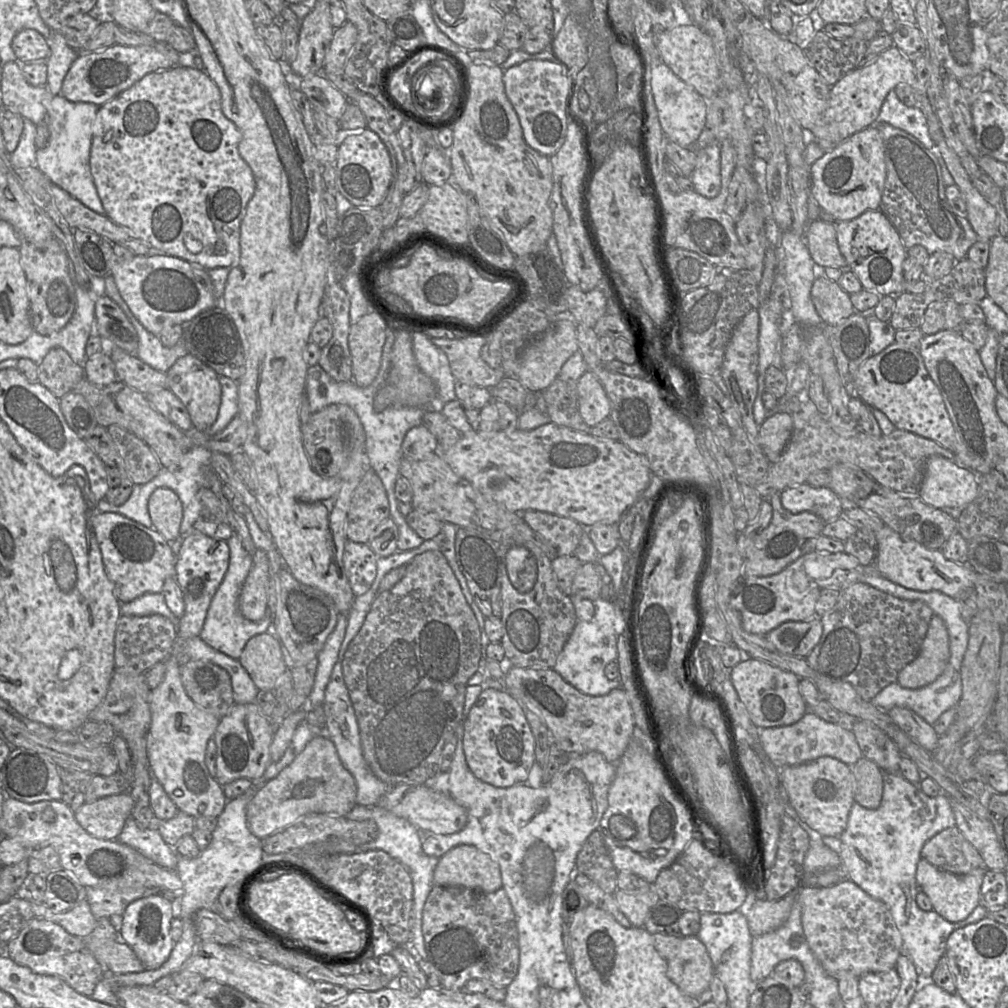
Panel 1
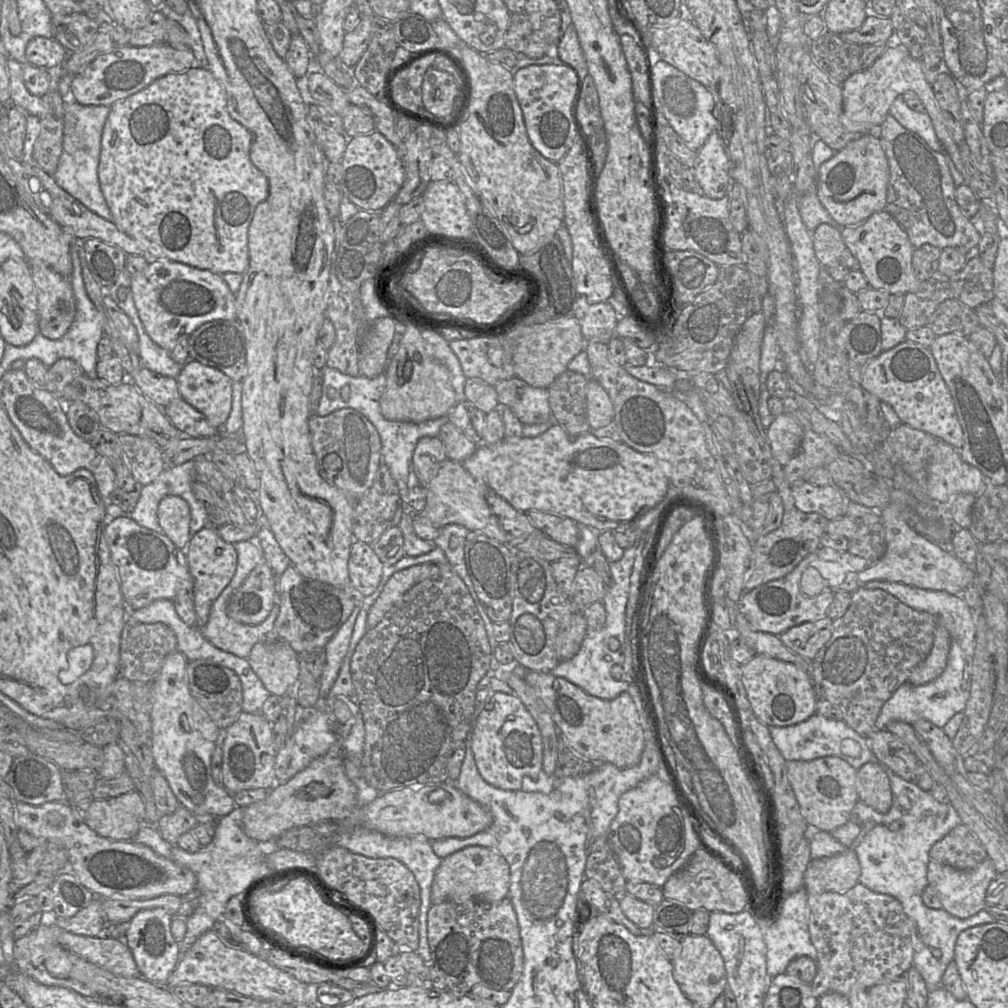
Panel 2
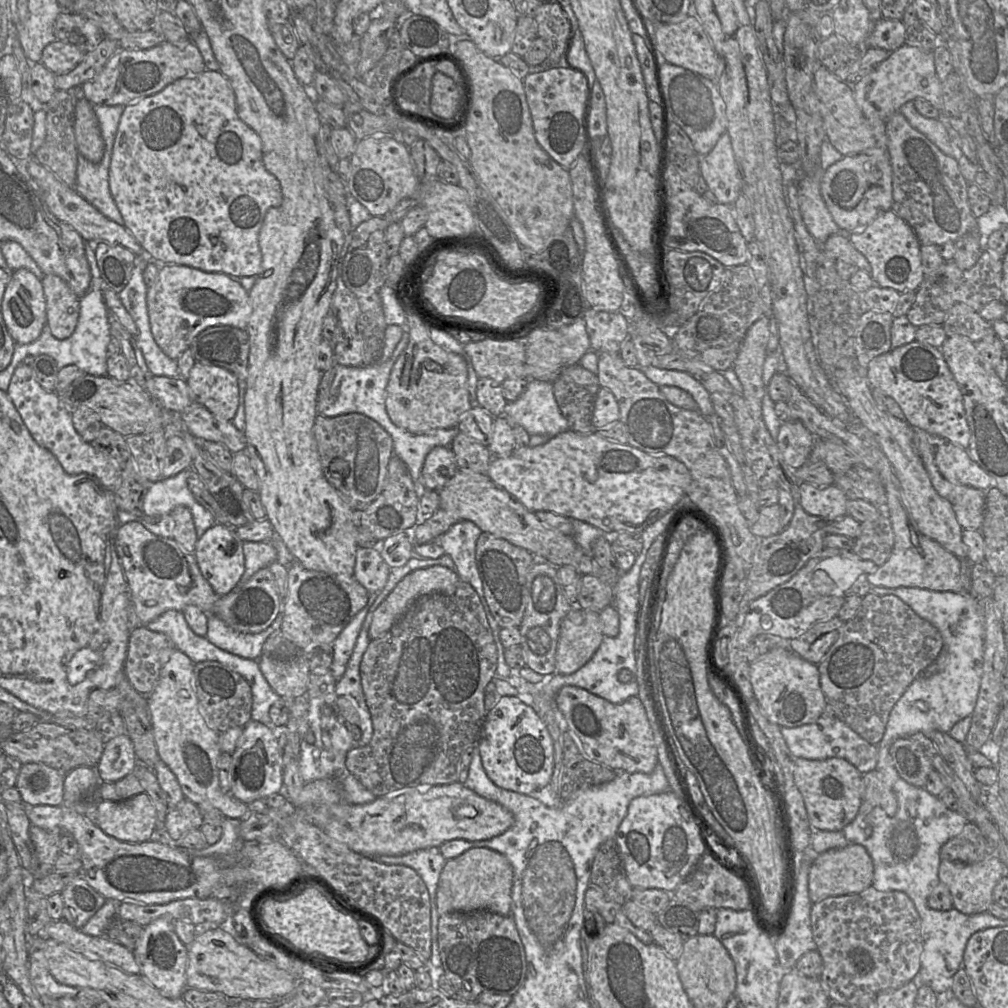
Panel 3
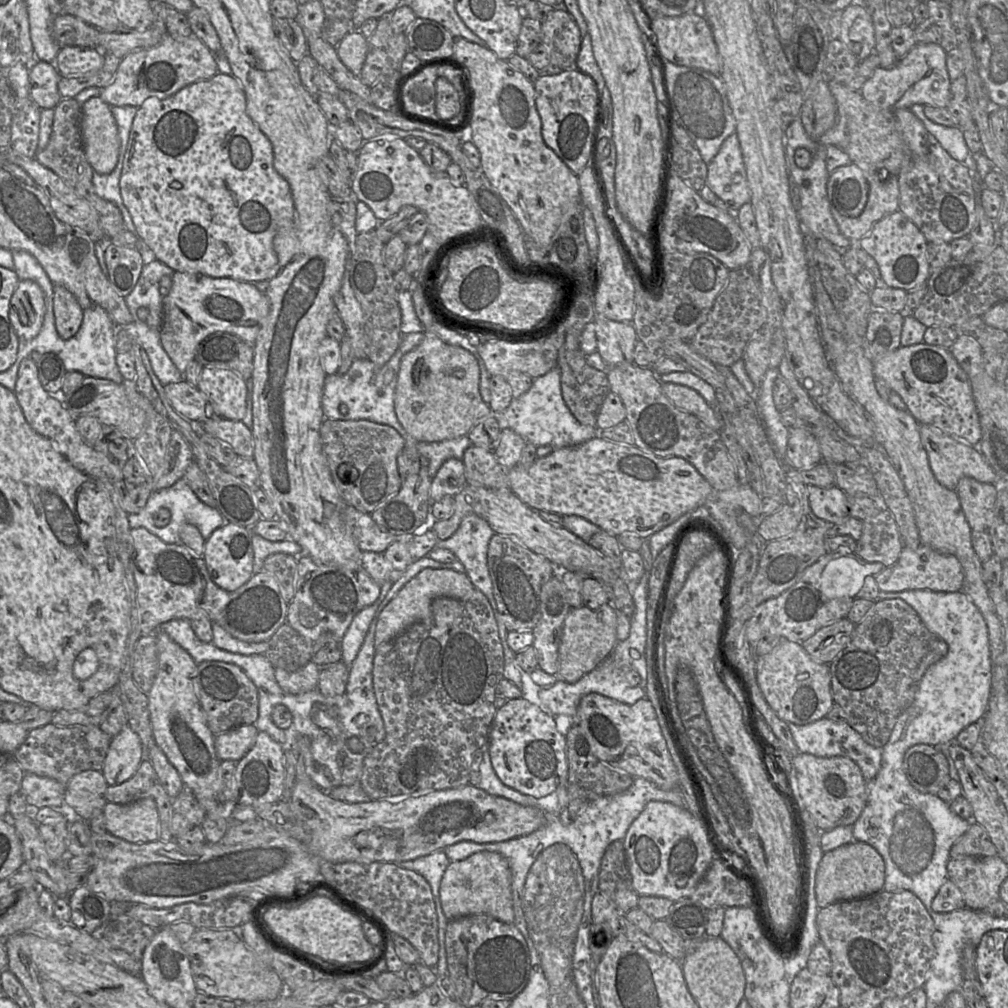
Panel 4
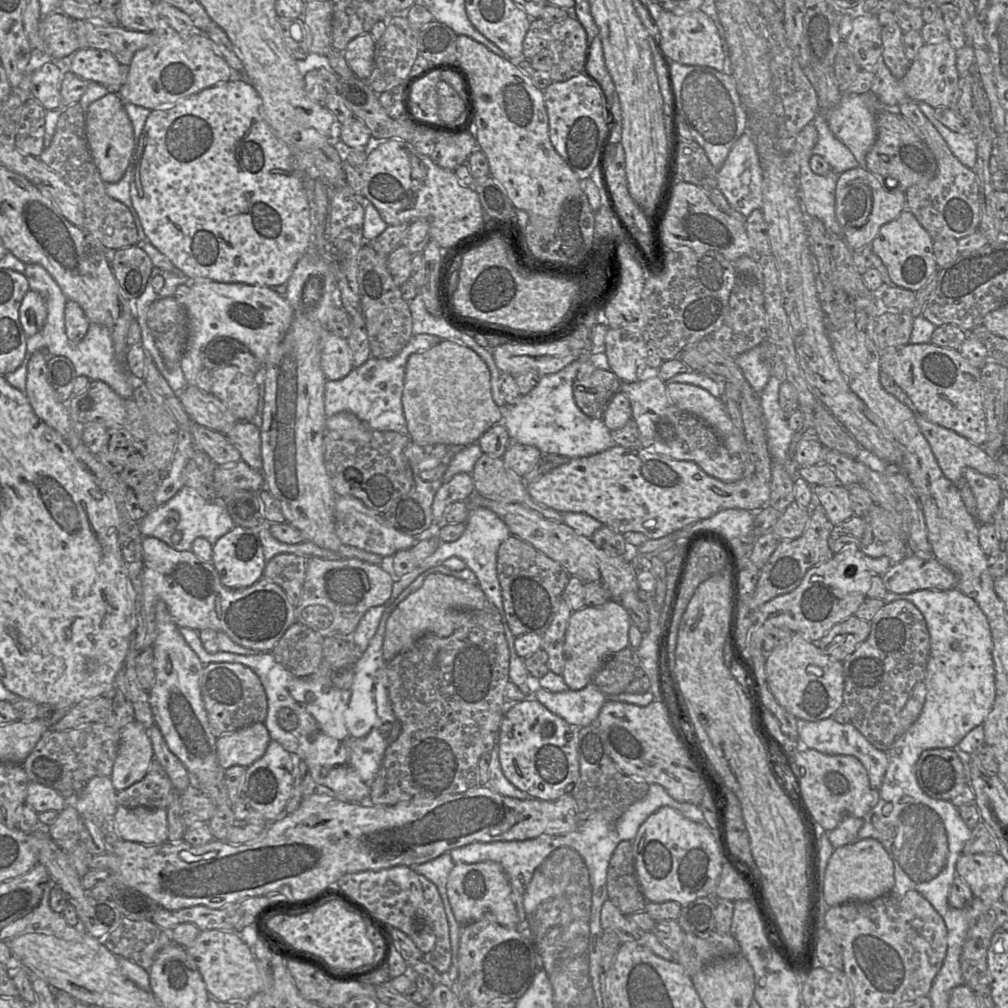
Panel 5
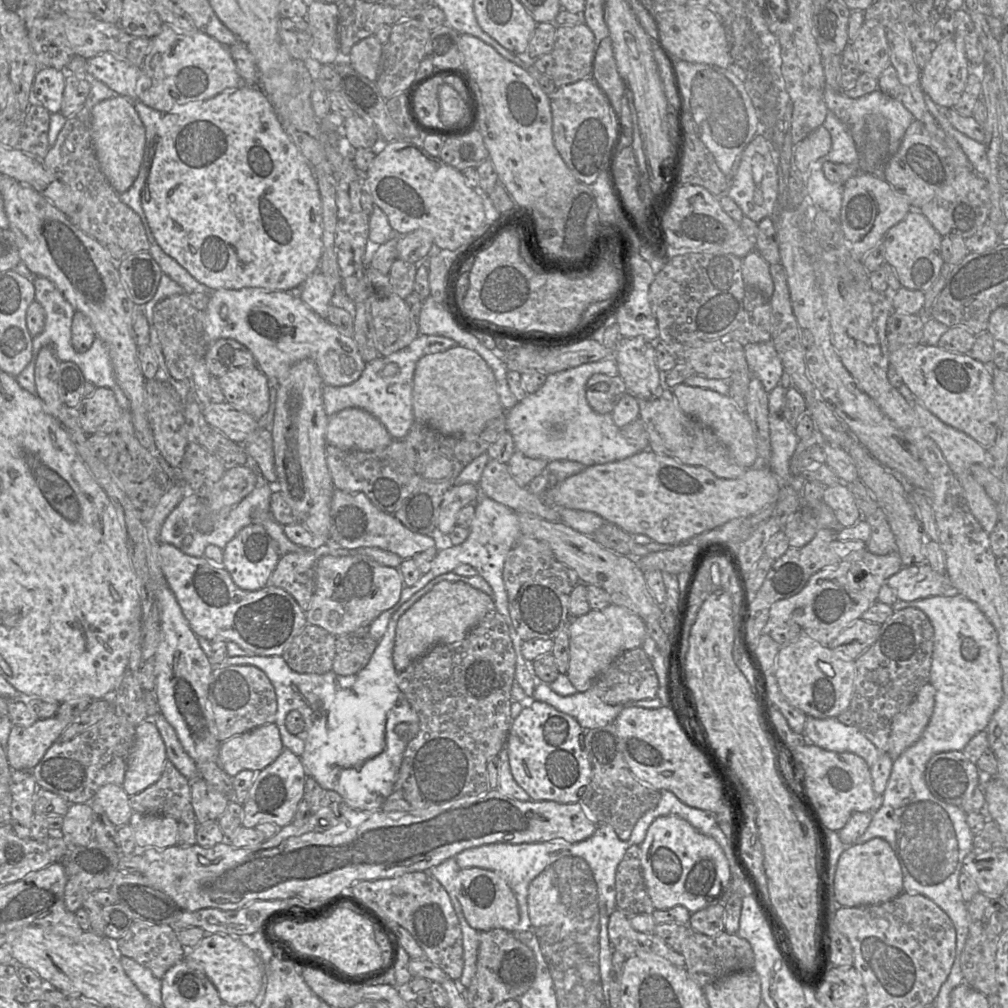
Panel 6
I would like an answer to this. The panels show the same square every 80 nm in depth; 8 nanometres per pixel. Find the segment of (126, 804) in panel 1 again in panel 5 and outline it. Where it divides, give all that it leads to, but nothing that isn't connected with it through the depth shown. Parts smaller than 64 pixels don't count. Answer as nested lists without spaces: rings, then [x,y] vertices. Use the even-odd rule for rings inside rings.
[[[118,805],[113,816],[113,829],[120,839],[146,845],[162,844],[168,841],[167,811]]]

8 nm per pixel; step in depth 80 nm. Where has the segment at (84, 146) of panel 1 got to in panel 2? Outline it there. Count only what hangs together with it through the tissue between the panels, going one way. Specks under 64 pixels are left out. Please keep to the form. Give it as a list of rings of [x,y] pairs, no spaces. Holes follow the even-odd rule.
[[[72,97],[65,99],[63,149],[52,177],[61,188],[89,210],[108,221],[114,222],[98,180],[101,136],[109,111],[109,106],[82,105],[74,101]]]

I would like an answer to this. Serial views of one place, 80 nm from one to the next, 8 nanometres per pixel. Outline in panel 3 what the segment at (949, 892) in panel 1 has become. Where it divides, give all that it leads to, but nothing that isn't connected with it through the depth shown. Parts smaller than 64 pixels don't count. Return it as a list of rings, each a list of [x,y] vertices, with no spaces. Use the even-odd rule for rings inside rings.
[[[997,856],[974,864],[942,860],[938,870],[939,881],[945,884],[951,893],[953,908],[966,915],[988,910],[988,907],[994,903],[993,889],[1005,875],[1007,875],[1005,866]]]

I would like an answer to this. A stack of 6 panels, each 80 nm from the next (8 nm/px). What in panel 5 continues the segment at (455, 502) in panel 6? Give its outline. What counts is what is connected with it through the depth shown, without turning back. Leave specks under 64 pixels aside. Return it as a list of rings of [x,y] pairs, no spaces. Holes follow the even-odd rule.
[[[458,473],[444,483],[434,497],[432,511],[433,523],[439,527],[446,525],[443,521],[445,509],[454,502],[467,501],[475,494],[475,487],[469,473]]]

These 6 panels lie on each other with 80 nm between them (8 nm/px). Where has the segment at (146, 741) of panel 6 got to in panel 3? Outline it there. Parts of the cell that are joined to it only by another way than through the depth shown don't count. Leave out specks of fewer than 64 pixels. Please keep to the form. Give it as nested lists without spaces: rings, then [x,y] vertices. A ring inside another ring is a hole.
[[[124,733],[105,744],[101,759],[94,768],[101,782],[115,782],[131,773],[137,763],[133,742]]]

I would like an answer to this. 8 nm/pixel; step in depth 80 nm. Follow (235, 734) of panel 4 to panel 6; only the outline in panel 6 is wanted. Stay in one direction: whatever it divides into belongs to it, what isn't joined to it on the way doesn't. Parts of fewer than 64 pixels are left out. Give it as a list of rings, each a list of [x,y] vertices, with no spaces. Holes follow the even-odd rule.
[[[270,723],[222,742],[218,760],[233,778],[242,770],[263,770],[279,757],[283,749],[278,726]]]

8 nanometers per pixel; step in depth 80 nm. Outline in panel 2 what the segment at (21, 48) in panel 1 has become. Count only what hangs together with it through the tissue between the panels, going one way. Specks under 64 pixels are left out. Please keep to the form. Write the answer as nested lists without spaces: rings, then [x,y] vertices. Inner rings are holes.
[[[35,37],[28,42],[25,55],[28,63],[50,69],[61,66],[69,52],[54,38]]]

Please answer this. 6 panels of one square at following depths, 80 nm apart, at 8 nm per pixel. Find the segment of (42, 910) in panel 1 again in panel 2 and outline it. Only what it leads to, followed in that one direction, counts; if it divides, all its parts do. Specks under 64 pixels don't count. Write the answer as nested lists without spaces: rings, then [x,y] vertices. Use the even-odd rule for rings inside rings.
[[[96,898],[88,907],[71,918],[57,917],[53,912],[49,914],[43,912],[43,924],[52,925],[76,935],[99,937],[104,933],[108,922],[103,918],[101,902]]]

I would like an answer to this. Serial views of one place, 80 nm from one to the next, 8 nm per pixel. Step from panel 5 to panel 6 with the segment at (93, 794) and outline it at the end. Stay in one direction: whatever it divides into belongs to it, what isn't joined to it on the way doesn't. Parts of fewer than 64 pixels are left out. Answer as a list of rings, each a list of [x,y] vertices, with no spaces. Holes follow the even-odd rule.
[[[107,784],[98,789],[90,804],[101,808],[117,827],[128,825],[135,815],[129,805],[129,795],[121,786]]]

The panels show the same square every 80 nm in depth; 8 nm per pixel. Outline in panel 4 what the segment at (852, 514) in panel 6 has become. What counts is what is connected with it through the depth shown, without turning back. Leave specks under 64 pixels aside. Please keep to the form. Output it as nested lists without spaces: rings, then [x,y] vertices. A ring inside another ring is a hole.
[[[807,485],[808,501],[815,516],[830,524],[837,524],[849,516],[847,495],[836,485],[818,487]]]

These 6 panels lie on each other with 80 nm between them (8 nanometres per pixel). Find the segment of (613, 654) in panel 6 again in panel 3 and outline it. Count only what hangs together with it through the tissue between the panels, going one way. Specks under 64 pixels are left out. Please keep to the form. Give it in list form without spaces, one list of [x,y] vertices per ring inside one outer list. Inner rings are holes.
[[[574,606],[560,624],[553,674],[569,675],[579,670],[593,657],[603,638],[599,612]]]

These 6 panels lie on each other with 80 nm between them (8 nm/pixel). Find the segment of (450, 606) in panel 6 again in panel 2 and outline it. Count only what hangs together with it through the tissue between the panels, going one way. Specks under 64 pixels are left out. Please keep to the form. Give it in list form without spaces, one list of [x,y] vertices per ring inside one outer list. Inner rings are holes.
[[[436,563],[413,565],[395,572],[369,610],[367,630],[374,628],[411,587],[427,579],[438,579],[439,576],[440,569]]]

